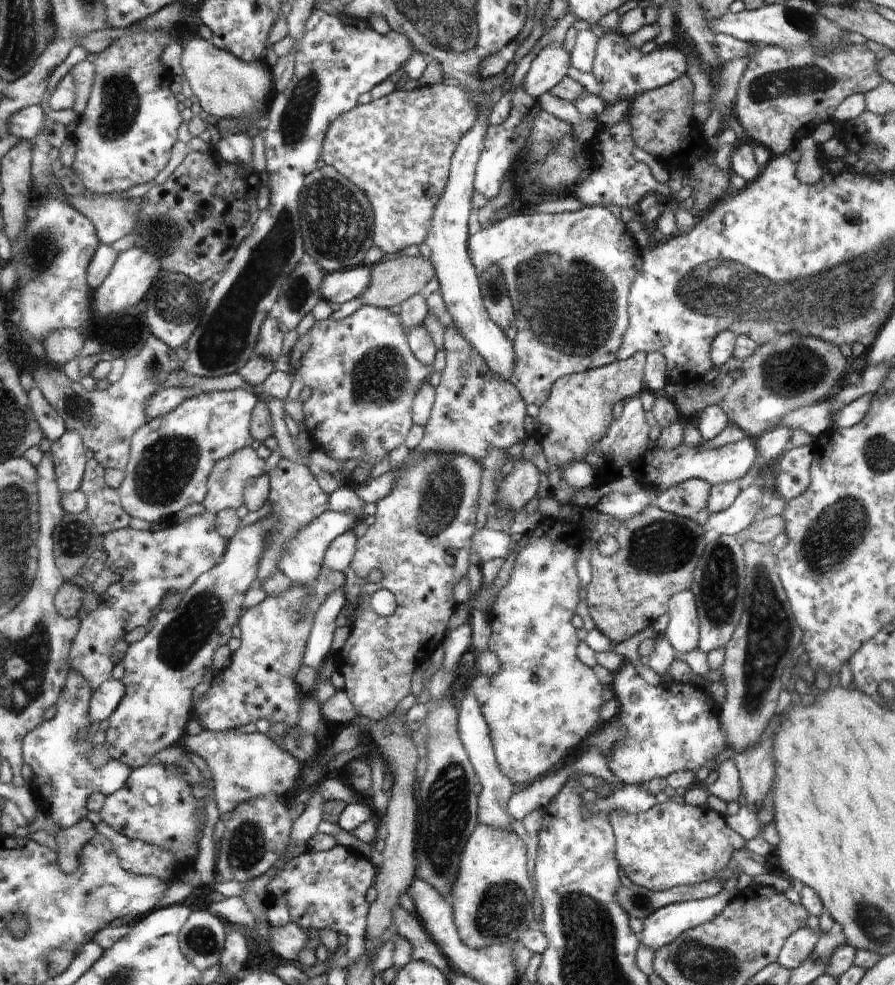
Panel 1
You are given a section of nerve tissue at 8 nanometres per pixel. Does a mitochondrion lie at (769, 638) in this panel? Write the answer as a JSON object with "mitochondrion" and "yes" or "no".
{"mitochondrion":"yes"}

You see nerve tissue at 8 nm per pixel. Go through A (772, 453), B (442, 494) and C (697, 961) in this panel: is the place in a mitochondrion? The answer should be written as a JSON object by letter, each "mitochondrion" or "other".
{"A":"other","B":"mitochondrion","C":"mitochondrion"}

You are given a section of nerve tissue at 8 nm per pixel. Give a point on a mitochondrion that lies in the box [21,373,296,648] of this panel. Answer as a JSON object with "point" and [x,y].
{"point":[168,465]}

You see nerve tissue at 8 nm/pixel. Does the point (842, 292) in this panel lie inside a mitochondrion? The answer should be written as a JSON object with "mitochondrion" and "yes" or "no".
{"mitochondrion":"yes"}

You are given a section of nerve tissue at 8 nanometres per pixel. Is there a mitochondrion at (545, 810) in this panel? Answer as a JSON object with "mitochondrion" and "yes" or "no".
{"mitochondrion":"no"}

